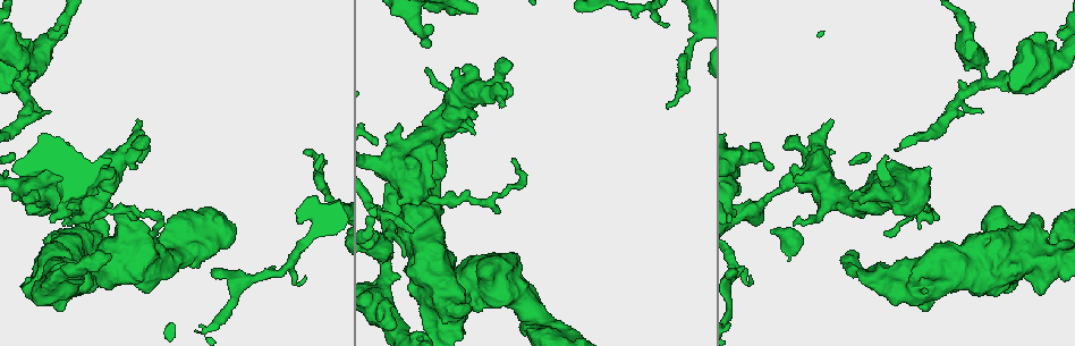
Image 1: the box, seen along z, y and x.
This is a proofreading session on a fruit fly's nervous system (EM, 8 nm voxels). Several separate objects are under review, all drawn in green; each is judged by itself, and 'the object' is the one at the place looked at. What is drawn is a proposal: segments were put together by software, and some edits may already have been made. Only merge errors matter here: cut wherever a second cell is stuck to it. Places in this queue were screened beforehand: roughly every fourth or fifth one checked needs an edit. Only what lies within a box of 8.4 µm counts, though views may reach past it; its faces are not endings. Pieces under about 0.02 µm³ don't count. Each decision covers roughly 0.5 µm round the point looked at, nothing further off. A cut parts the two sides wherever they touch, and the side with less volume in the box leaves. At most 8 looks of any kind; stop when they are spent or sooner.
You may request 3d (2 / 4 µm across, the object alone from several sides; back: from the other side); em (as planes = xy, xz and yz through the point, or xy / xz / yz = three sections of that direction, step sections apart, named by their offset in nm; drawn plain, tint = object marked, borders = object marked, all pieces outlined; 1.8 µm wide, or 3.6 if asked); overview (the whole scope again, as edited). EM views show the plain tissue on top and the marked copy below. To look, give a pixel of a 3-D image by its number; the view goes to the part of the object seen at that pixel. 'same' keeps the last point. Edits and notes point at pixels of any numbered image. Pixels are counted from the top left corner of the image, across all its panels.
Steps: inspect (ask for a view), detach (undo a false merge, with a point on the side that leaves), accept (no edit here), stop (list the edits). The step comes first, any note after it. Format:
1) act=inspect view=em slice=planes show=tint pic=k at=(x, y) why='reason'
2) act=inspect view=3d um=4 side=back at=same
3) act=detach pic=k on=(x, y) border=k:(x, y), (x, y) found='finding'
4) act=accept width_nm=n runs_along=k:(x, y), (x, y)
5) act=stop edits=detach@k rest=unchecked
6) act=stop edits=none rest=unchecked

act=inspect view=3d um=4 pic=1 at=(1014, 267) why='touches itself'

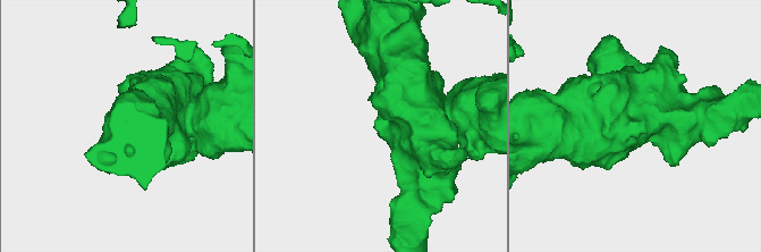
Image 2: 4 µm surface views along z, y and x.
act=inspect view=em um=3.6 slice=planes show=tint pic=2 at=(632, 130) why='shape alone is not enough'

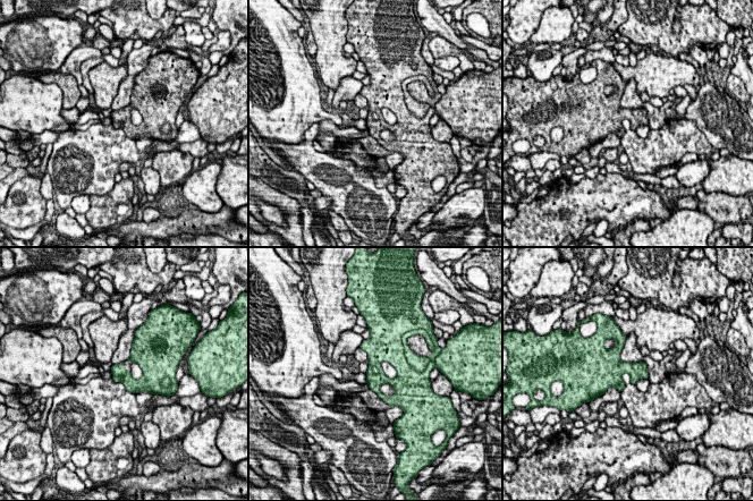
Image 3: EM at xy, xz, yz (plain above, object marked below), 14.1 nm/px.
act=detach pic=3 on=(417, 363) border=3:(403, 347), (406, 362), (414, 370) found='two cells meet here'

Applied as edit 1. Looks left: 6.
act=inspect view=overview why='redraw'

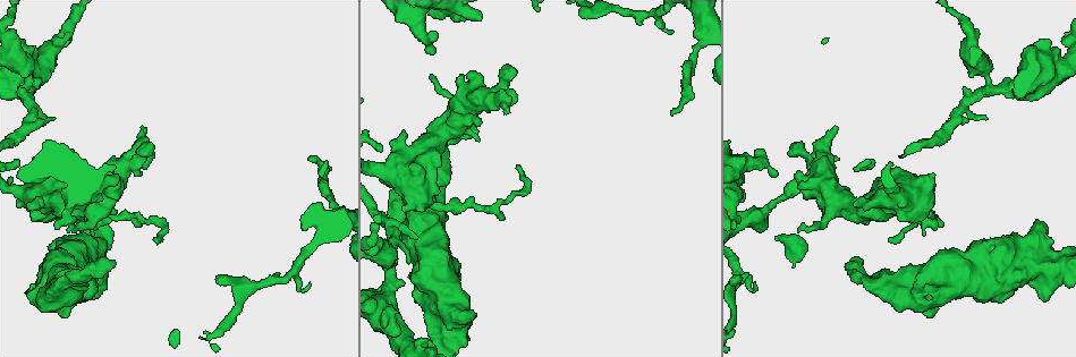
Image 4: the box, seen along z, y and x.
act=inspect view=em slice=planes show=borders pic=4 at=(80, 279) why='narrows sharply'

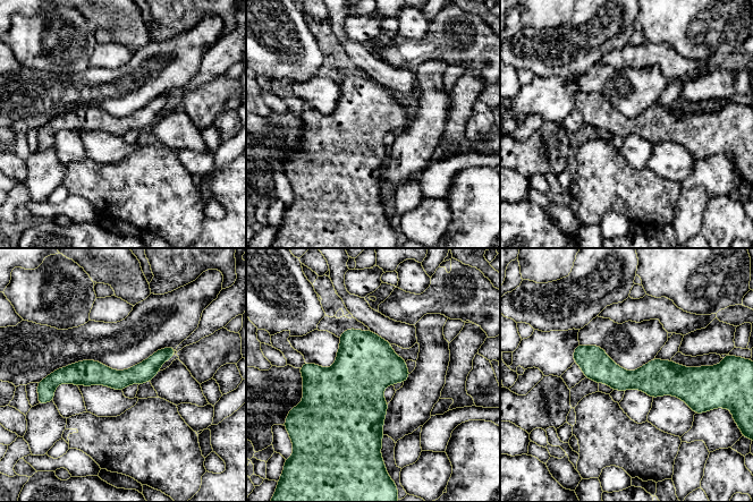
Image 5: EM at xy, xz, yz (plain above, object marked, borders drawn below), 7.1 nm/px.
act=accept runs_along=5:(171, 350), (136, 375), (51, 381) found='continuous, no second cell'

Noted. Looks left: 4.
act=stop edits=detach@3 rest=unchecked

